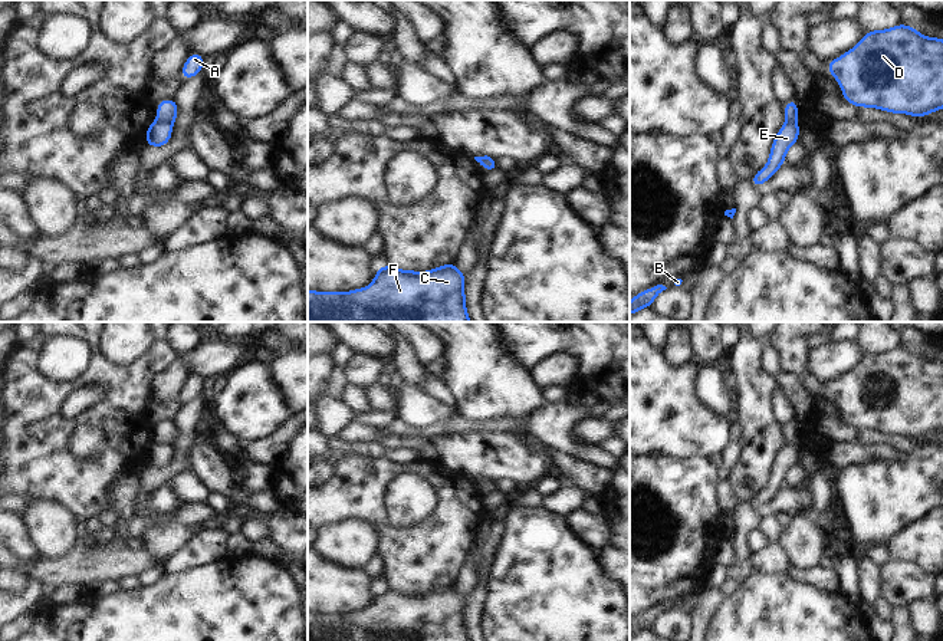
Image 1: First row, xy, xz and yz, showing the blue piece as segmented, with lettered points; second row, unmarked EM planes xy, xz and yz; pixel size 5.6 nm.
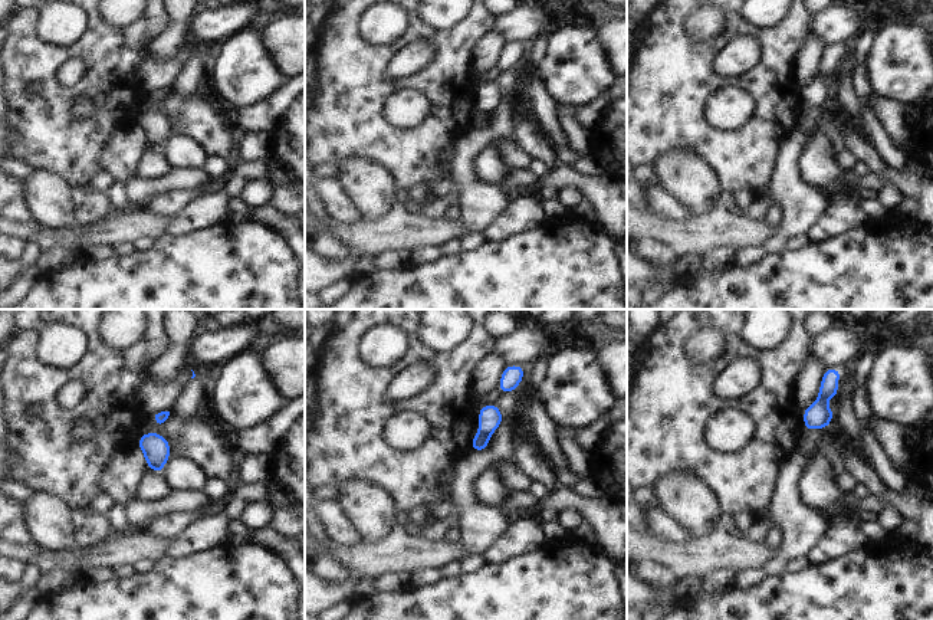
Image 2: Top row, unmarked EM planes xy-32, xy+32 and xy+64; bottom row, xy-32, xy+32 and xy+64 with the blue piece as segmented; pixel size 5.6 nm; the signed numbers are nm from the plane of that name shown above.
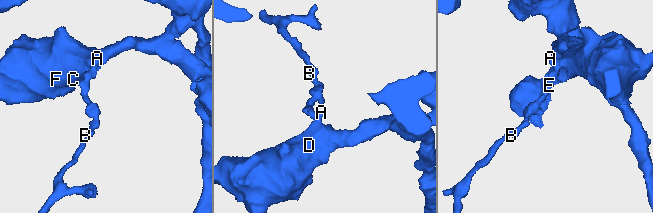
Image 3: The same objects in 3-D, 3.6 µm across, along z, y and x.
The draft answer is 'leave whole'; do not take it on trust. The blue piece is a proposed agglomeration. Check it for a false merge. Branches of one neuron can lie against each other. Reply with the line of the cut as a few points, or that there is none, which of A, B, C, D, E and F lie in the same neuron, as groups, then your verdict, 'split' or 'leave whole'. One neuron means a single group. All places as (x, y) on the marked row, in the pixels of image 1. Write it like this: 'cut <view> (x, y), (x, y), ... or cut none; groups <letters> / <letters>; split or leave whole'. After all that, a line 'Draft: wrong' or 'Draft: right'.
cut xy (157, 120), (171, 124); groups A C D F / B E; split
Draft: wrong

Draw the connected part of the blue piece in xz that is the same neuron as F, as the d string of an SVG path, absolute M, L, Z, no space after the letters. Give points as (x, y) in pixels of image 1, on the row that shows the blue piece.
M454 262L415 272L382 264L371 285L351 292L308 289L308 322L472 322L466 309L466 273Z

